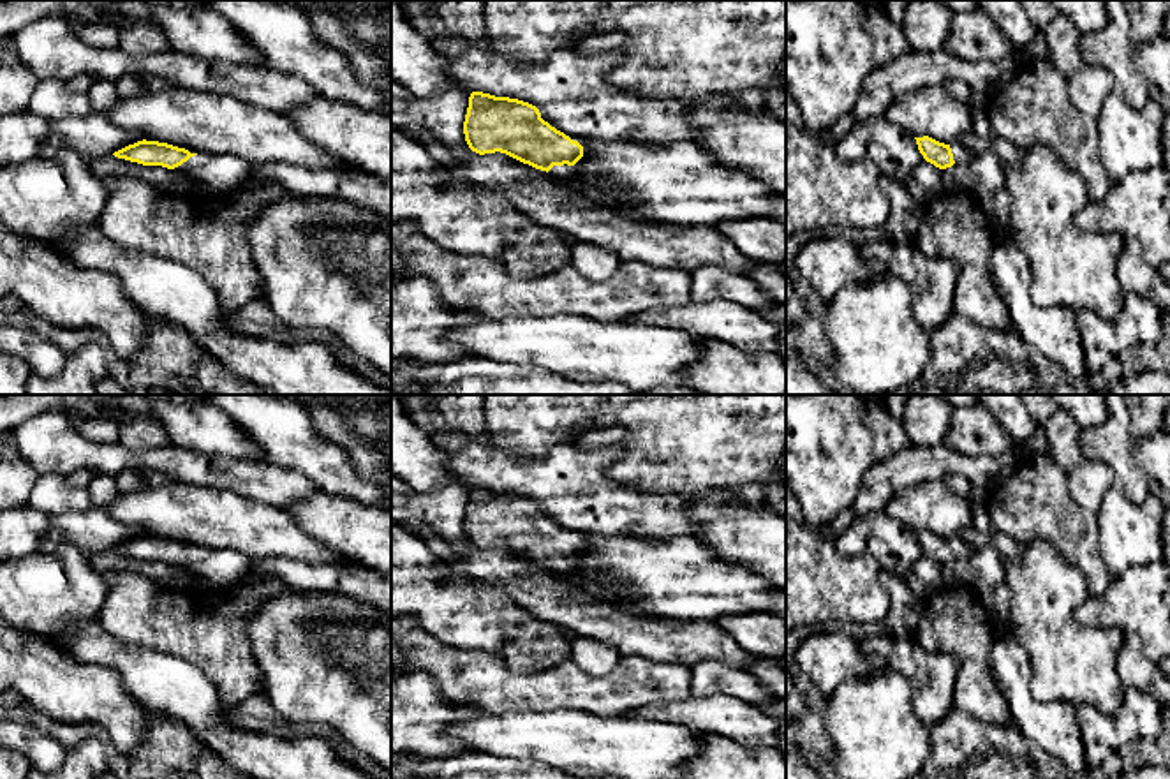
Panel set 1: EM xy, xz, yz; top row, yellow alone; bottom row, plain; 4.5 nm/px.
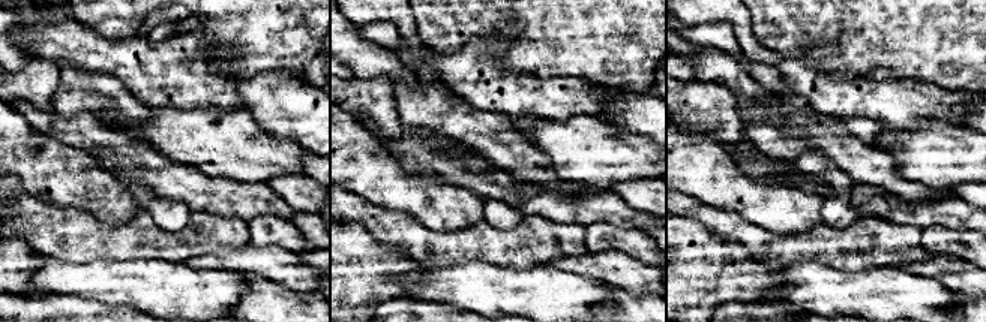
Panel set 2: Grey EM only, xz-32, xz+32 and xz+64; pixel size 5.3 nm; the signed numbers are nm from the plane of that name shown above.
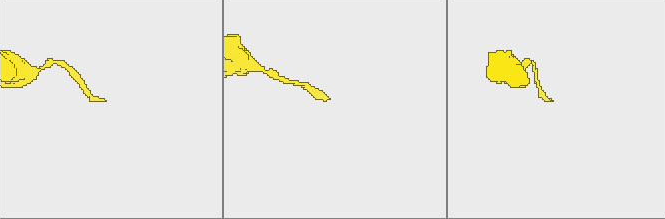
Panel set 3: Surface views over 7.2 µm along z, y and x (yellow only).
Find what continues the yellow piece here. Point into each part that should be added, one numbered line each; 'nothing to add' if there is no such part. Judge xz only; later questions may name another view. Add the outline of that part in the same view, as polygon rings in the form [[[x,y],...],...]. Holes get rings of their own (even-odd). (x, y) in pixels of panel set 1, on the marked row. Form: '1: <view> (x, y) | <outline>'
1: xz (570, 175) | [[[553,166],[548,174],[557,180],[562,182],[569,187],[573,187],[574,190],[581,192],[583,196],[587,196],[592,203],[599,203],[599,204],[606,204],[611,208],[620,208],[624,211],[633,213],[634,217],[640,217],[643,220],[650,220],[647,217],[643,217],[633,204],[631,197],[627,194],[624,196],[617,196],[617,194],[610,194],[606,189],[597,187],[594,183],[590,183],[580,171],[576,166]]]

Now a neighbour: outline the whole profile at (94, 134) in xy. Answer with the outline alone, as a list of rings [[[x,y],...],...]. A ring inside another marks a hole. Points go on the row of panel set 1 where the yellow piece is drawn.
[[[100,115],[85,118],[49,120],[49,136],[41,146],[41,157],[55,157],[62,148],[70,148],[85,159],[115,153],[129,145],[143,141],[143,136],[118,129]]]

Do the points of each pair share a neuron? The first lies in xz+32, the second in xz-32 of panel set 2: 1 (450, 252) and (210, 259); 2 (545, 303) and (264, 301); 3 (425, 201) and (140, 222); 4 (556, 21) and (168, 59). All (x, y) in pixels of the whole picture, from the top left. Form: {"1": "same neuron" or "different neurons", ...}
{"1": "different neurons", "2": "different neurons", "3": "different neurons", "4": "different neurons"}

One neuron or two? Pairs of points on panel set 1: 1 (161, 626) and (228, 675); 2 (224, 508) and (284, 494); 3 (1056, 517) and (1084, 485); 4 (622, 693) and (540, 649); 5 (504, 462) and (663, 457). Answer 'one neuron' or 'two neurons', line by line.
1: one neuron
2: two neurons
3: two neurons
4: two neurons
5: two neurons

